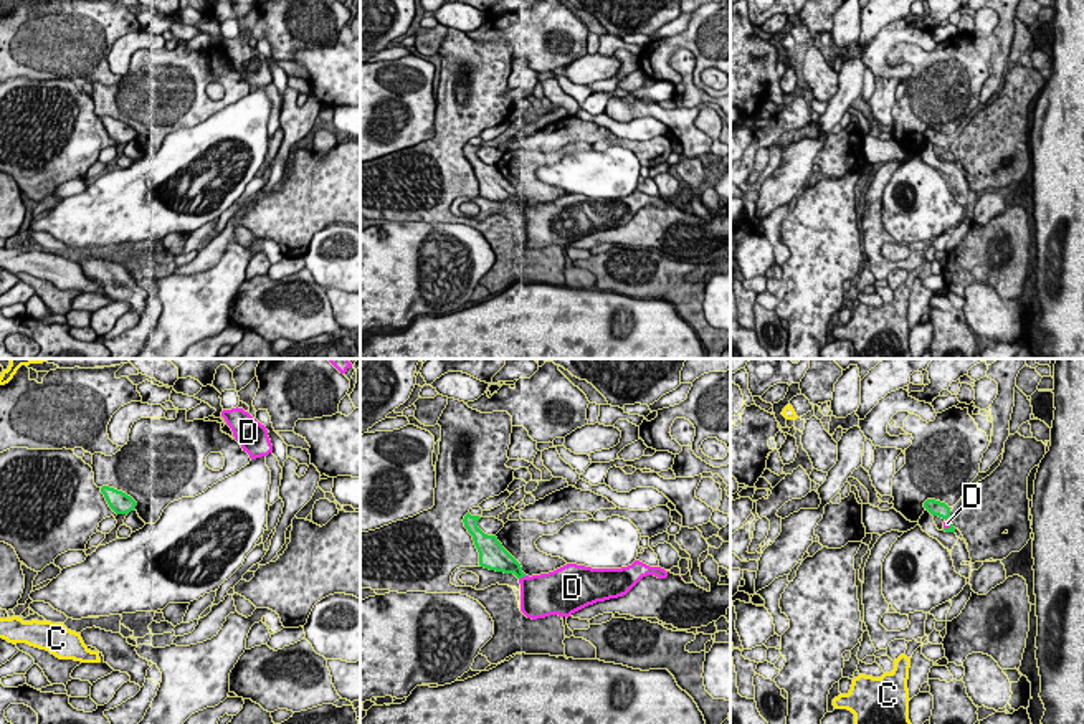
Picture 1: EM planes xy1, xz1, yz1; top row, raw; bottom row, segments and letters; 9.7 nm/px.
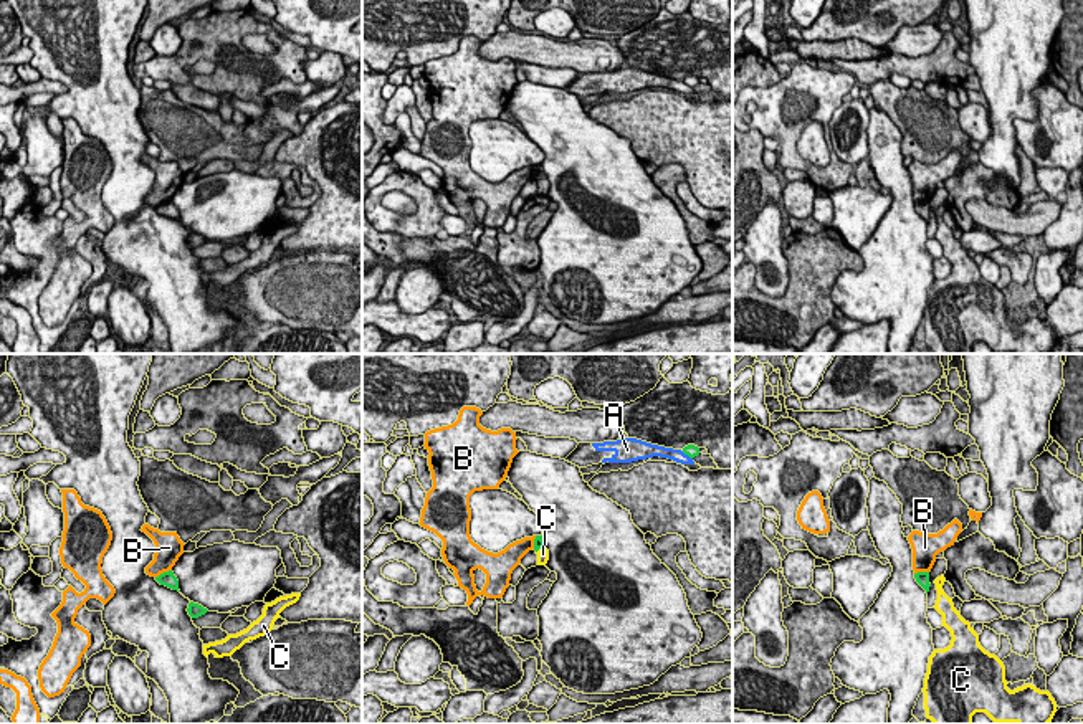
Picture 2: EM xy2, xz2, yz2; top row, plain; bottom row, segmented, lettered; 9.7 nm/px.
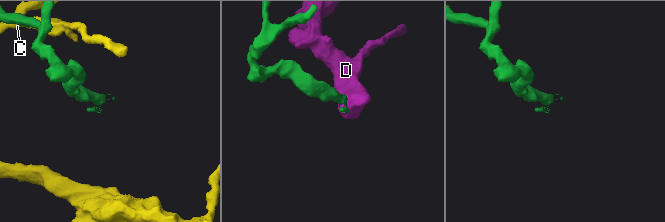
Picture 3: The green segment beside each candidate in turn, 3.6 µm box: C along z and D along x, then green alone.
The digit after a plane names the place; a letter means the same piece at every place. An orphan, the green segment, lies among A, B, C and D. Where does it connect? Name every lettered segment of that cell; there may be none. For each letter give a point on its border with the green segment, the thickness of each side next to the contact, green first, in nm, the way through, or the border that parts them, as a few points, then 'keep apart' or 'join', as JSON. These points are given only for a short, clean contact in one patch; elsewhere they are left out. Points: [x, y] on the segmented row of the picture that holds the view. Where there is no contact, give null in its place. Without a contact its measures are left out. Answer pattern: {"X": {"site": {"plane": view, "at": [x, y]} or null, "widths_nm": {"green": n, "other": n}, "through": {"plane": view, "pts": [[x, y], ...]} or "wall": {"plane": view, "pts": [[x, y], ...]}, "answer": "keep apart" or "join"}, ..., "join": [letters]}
{"A": {"site": {"plane": "xz2", "at": [687, 453]}, "widths_nm": {"green": 120, "other": 130}, "answer": "keep apart"}, "B": {"site": {"plane": "xy2", "at": [164, 572]}, "widths_nm": {"green": 140, "other": 280}, "wall": {"plane": "xy2", "pts": [[171, 569], [156, 577]]}, "answer": "keep apart"}, "C": {"site": {"plane": "xz2", "at": [539, 547]}, "widths_nm": {"green": 100, "other": 130}, "wall": {"plane": "xz2", "pts": [[544, 546], [536, 552]]}, "answer": "keep apart"}, "D": {"site": {"plane": "xz1", "at": [522, 576]}, "widths_nm": {"green": 200, "other": 380}, "answer": "join"}, "join": ["D"]}

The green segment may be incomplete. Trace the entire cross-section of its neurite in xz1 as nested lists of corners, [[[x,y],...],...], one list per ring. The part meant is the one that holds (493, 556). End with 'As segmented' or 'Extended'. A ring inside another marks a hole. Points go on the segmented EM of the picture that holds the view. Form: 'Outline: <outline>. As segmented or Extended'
Outline: [[[469,512],[463,519],[479,552],[479,565],[519,579],[521,612],[532,620],[550,615],[568,618],[588,605],[626,595],[646,575],[668,577],[664,569],[639,560],[621,569],[567,564],[554,572],[529,577],[496,536],[487,536],[478,527],[479,519]]]. Extended

